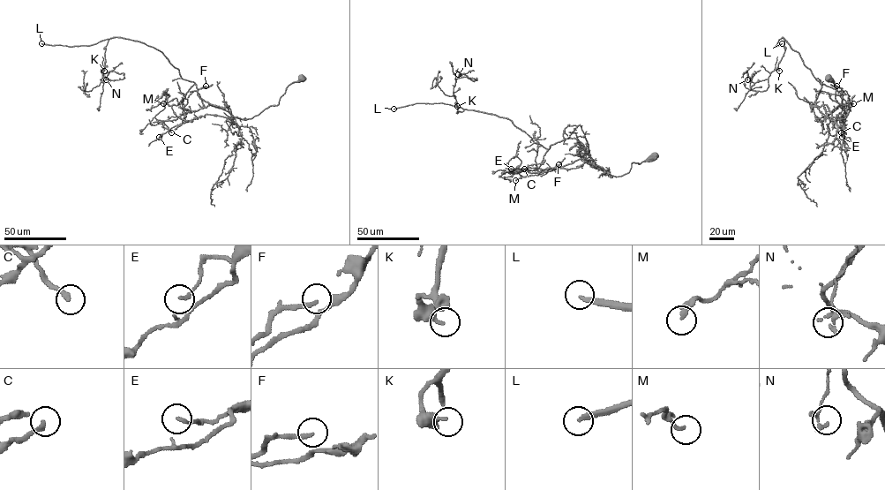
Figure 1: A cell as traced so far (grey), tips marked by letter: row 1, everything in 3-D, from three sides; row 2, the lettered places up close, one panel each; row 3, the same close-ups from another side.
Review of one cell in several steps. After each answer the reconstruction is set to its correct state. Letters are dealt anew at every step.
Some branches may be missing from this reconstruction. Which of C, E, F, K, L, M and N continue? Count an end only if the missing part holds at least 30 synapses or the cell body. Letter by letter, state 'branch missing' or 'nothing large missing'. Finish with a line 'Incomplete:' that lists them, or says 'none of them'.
C: branch missing
E: nothing large missing
F: nothing large missing
K: nothing large missing
L: branch missing
M: nothing large missing
N: nothing large missing
Incomplete: C, L

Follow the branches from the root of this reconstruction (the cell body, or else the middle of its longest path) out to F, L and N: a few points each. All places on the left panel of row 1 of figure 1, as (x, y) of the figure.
F: (302, 77), (288, 86), (277, 105), (244, 120), (221, 108), (206, 107), (197, 91), (206, 86)
L: (302, 77), (277, 105), (244, 120), (203, 101), (193, 82), (144, 43), (118, 37), (87, 45), (41, 43)
N: (302, 77), (277, 105), (244, 120), (203, 101), (162, 52), (138, 41), (108, 39), (101, 80), (106, 79)

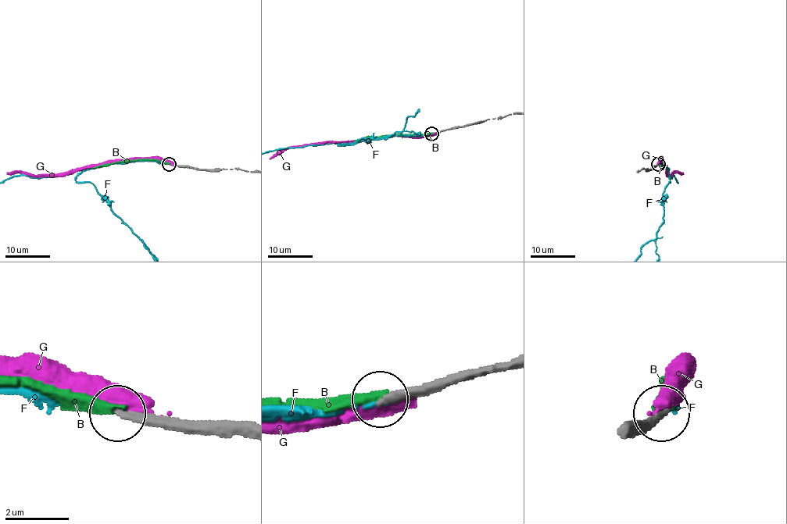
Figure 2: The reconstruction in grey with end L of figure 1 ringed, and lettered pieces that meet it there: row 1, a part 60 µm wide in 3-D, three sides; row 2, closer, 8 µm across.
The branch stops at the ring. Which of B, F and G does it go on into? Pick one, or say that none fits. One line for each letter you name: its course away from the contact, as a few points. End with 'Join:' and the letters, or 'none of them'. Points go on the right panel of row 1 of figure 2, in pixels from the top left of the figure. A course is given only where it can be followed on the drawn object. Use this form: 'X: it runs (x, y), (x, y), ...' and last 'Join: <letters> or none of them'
Join: F

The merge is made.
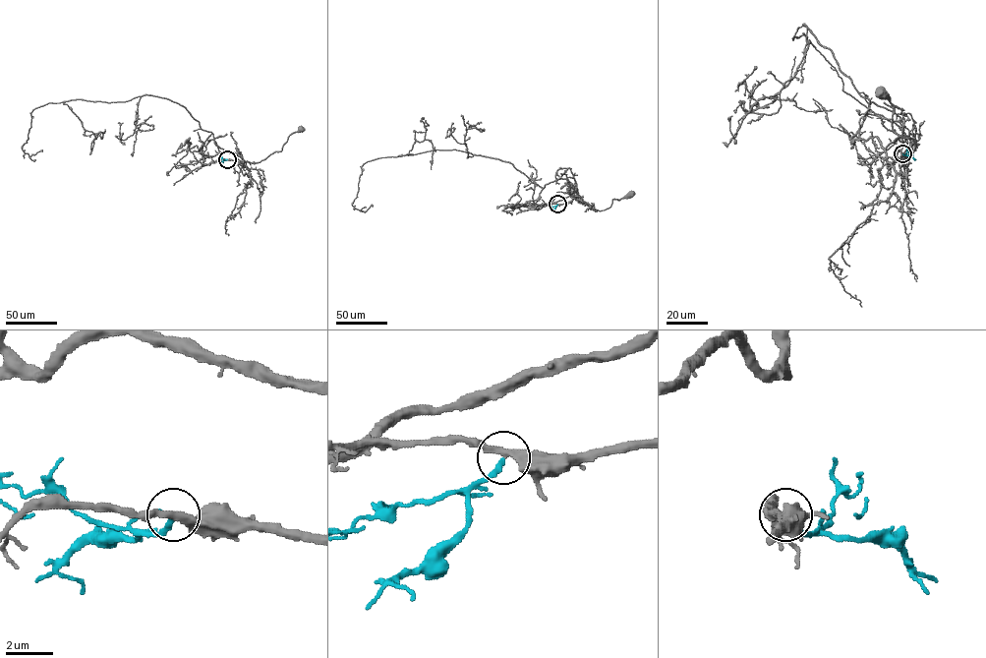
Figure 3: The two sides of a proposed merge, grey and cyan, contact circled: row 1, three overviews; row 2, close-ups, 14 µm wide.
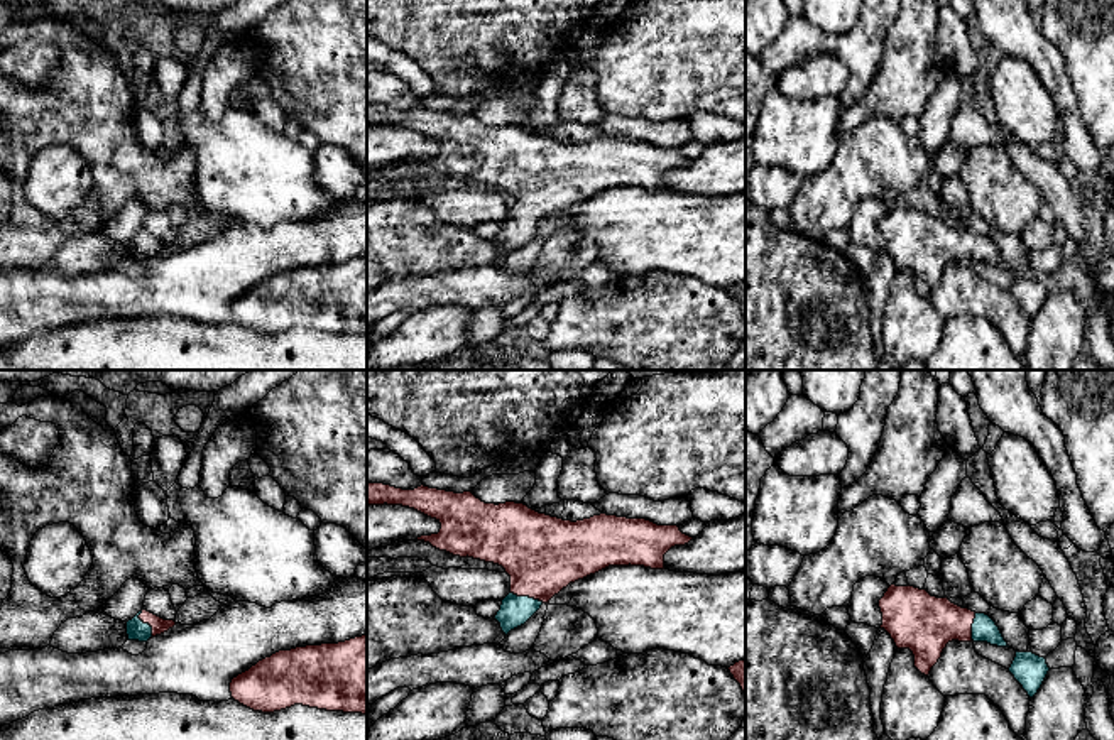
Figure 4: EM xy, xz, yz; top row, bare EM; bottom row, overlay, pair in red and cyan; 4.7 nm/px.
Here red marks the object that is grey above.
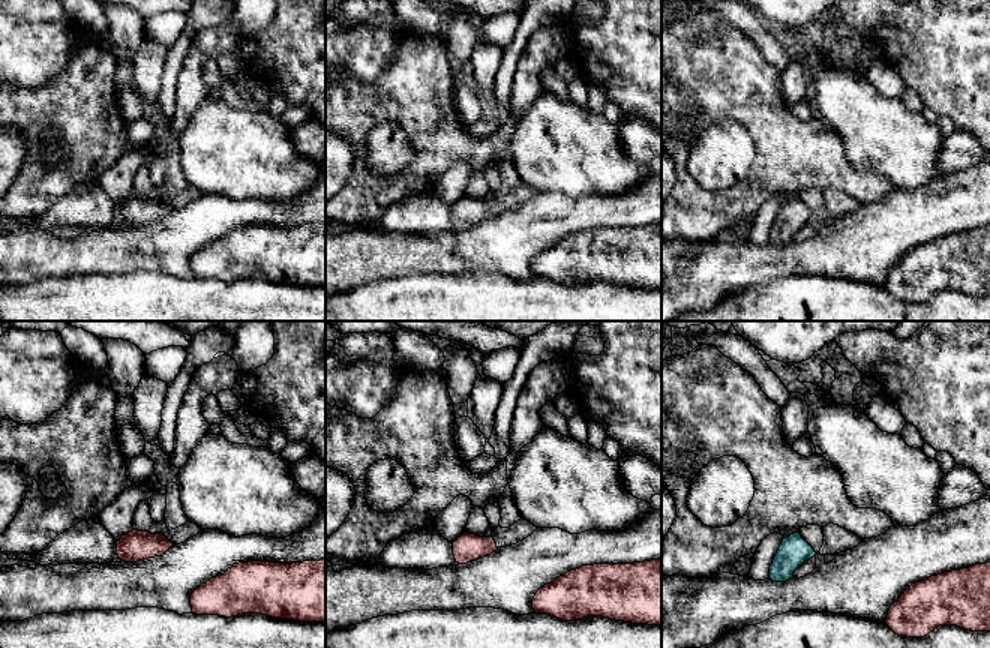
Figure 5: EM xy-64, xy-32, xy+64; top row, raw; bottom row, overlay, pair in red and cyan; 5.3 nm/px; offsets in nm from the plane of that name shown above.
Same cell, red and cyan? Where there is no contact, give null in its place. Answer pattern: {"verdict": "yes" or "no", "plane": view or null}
{"verdict": "yes", "plane": "xz"}

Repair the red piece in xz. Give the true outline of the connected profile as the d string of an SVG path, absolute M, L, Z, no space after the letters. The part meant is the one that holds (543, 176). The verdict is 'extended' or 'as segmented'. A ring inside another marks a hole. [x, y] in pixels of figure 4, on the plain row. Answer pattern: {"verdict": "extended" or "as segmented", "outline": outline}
{"verdict": "extended", "outline": "M367 105L367 127L384 125L414 130L441 145L438 155L418 162L505 191L511 215L494 238L505 257L570 204L609 188L664 191L664 176L693 161L678 147L658 147L646 140L600 135L571 144L524 125L485 125L472 113Z"}

